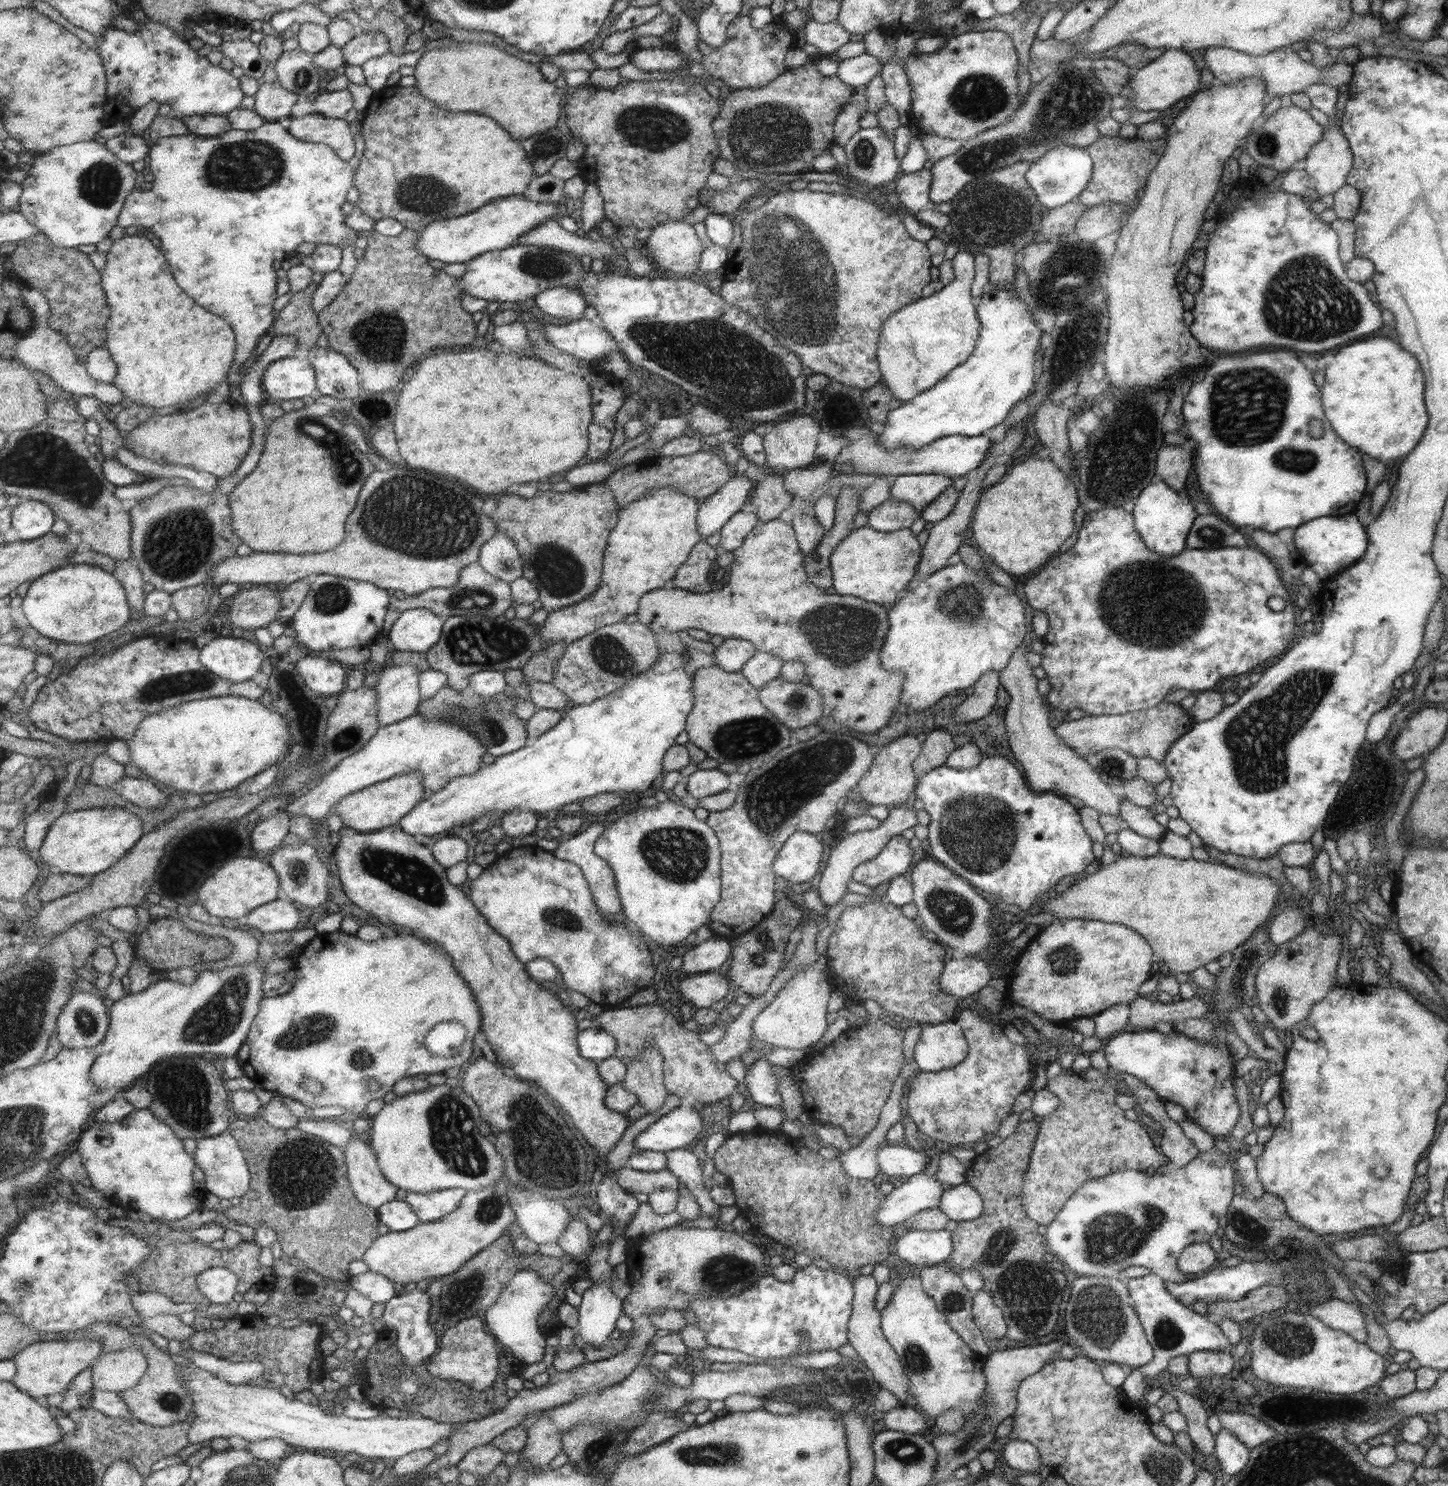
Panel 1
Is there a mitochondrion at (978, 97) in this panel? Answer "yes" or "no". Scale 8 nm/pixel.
yes

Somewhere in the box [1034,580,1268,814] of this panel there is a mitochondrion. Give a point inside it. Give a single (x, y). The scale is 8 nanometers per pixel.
(1112, 767)

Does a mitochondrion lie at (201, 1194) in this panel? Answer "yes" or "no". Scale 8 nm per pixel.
no

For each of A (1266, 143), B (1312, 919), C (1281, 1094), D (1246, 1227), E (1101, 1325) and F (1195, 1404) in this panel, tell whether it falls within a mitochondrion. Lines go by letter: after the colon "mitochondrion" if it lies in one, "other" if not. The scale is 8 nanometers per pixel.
A: mitochondrion
B: other
C: other
D: mitochondrion
E: mitochondrion
F: other

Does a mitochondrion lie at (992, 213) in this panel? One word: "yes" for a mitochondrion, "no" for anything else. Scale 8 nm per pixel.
yes

